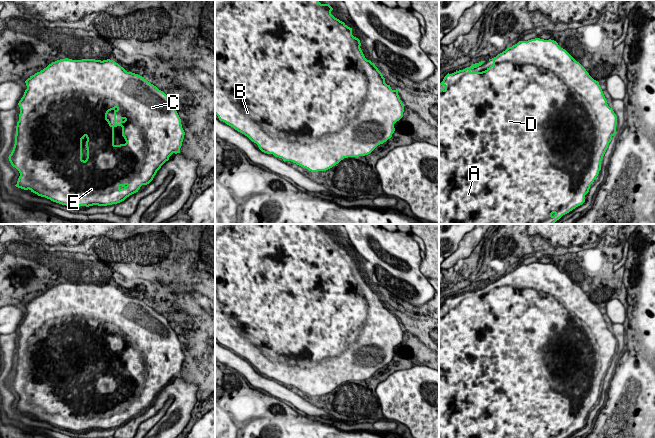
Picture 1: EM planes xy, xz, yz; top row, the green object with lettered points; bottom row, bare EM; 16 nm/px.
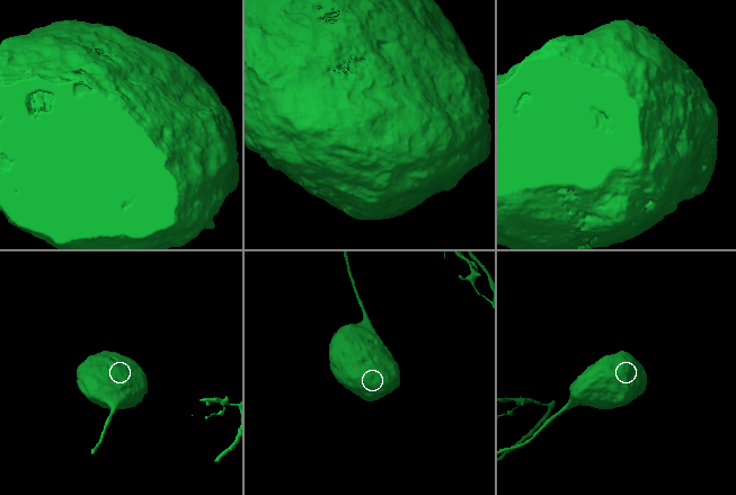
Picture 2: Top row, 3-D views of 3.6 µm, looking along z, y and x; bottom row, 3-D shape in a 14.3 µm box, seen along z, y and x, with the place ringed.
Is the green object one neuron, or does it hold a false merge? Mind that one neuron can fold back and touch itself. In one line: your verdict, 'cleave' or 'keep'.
keep

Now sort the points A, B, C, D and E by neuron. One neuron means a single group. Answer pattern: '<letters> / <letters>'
A B C D E

